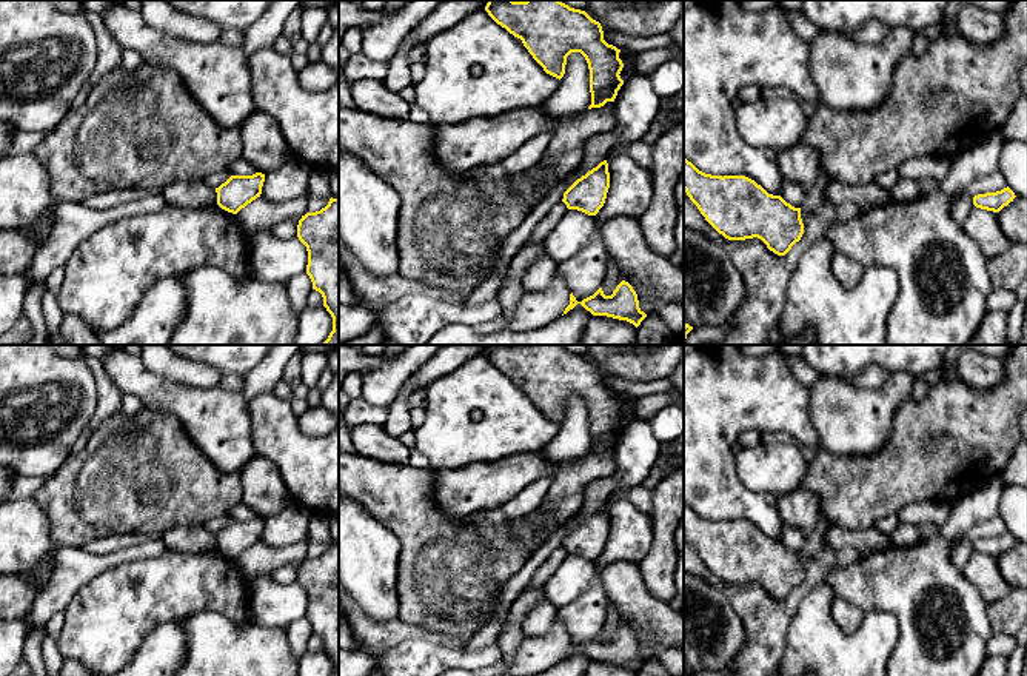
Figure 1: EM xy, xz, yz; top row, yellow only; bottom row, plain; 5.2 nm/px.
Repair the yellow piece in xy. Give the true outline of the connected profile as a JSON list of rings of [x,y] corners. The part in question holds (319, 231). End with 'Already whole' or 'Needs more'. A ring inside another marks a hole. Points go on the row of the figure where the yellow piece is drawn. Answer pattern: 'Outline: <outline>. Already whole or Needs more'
Outline: [[[339,199],[316,213],[302,216],[297,237],[306,246],[306,274],[313,289],[323,297],[323,306],[333,317],[333,331],[323,345],[339,345]]]. Already whole

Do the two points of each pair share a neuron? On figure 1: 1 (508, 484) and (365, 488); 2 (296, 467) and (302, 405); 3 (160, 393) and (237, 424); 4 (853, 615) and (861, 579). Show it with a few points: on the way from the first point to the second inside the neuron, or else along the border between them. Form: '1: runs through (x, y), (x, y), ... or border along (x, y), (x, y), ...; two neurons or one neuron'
1: border along (433, 470), (434, 502), (450, 519); two neurons
2: border along (290, 402), (290, 408), (297, 416); two neurons
3: runs through (179, 401), (219, 422); one neuron
4: border along (835, 595), (847, 599), (864, 613); two neurons

